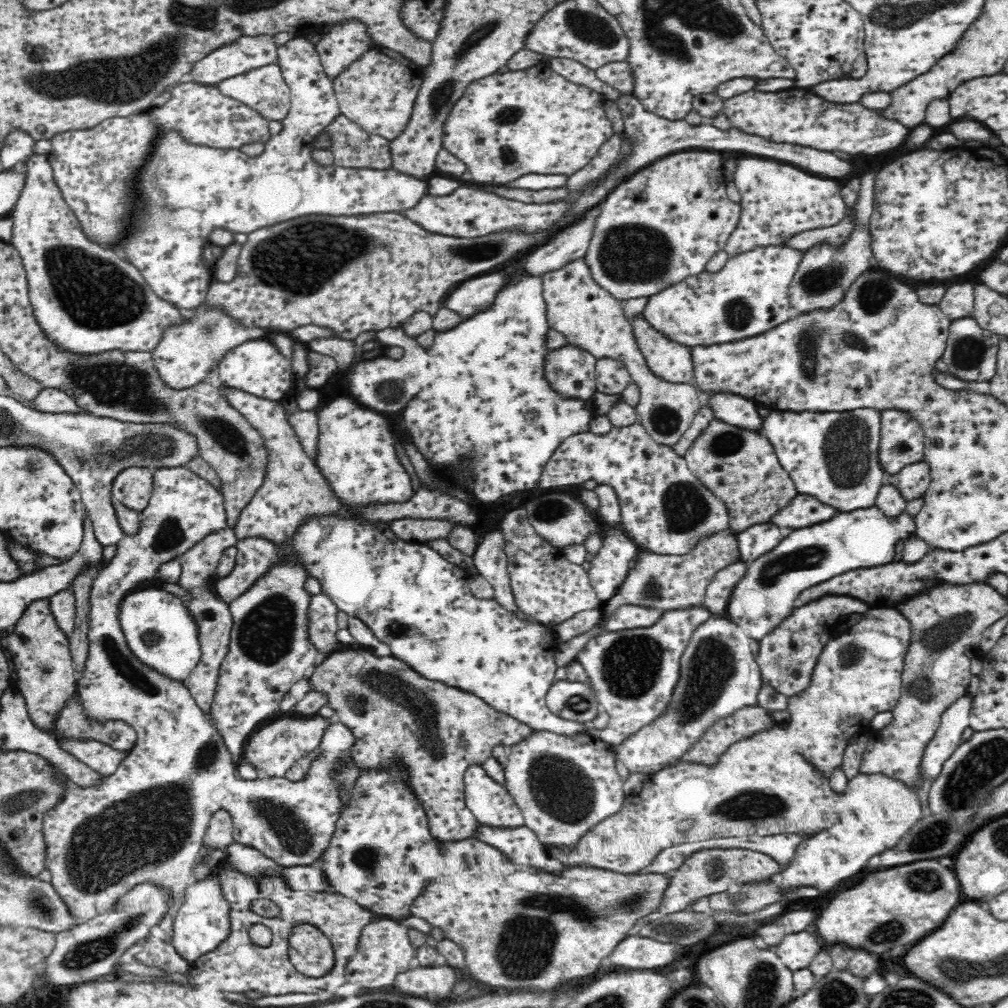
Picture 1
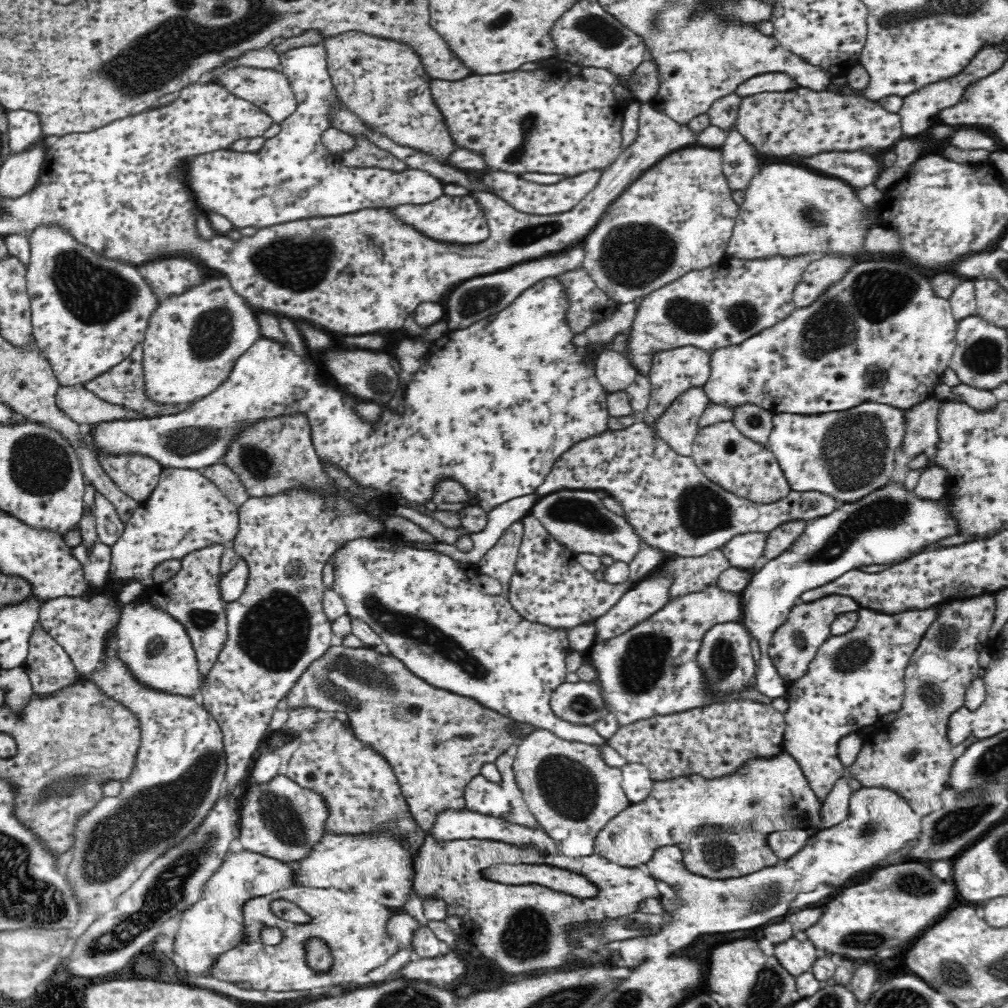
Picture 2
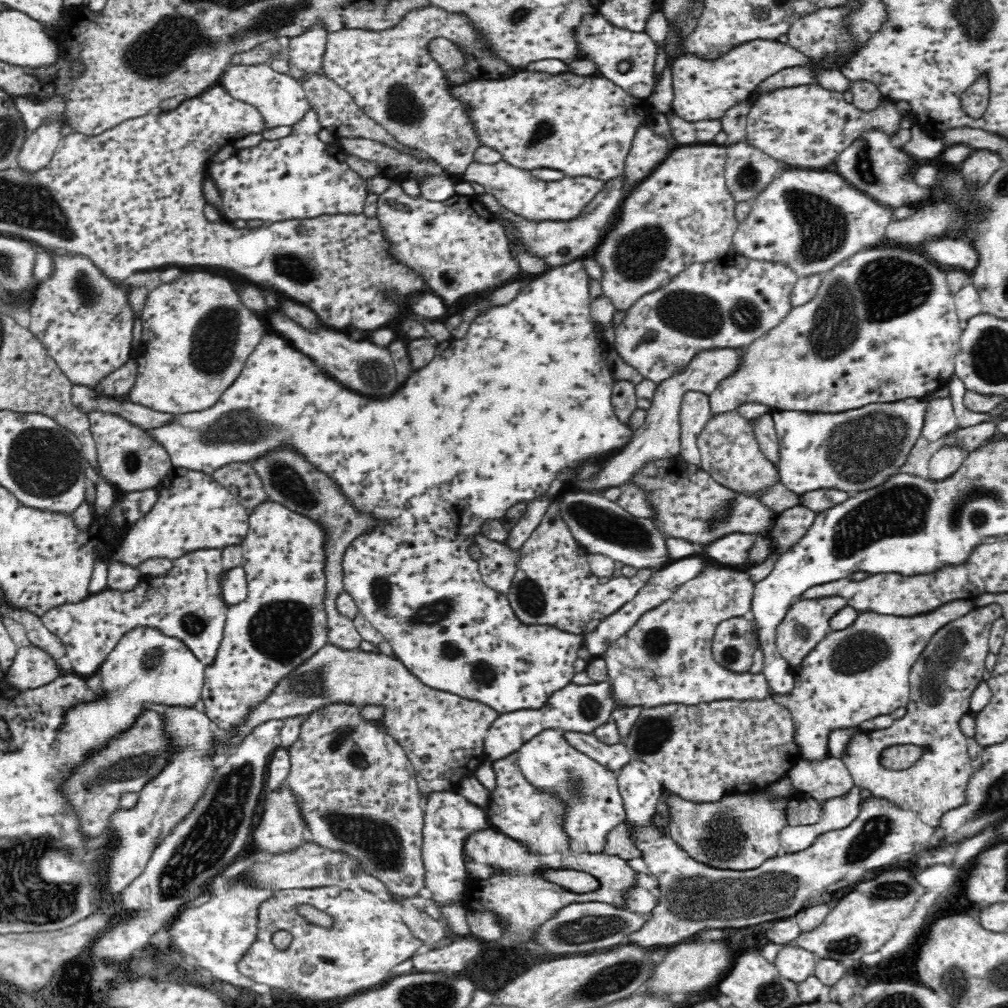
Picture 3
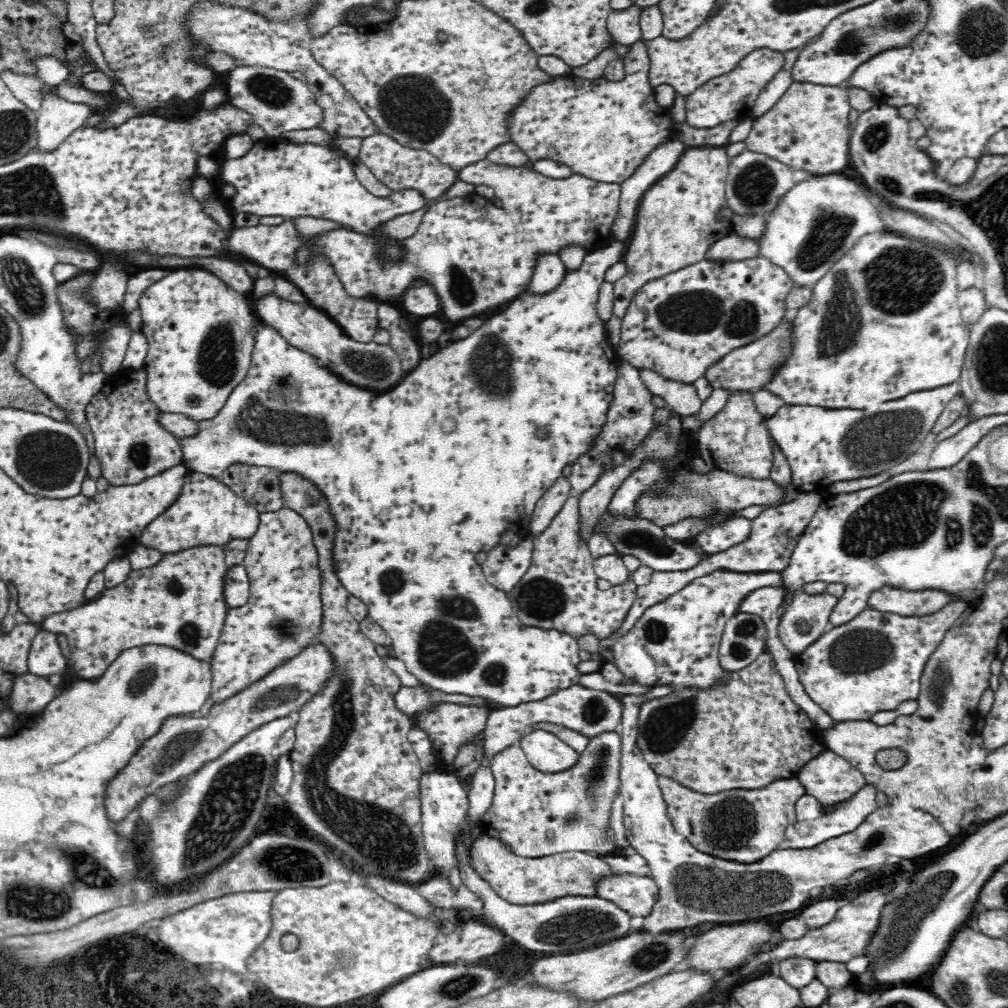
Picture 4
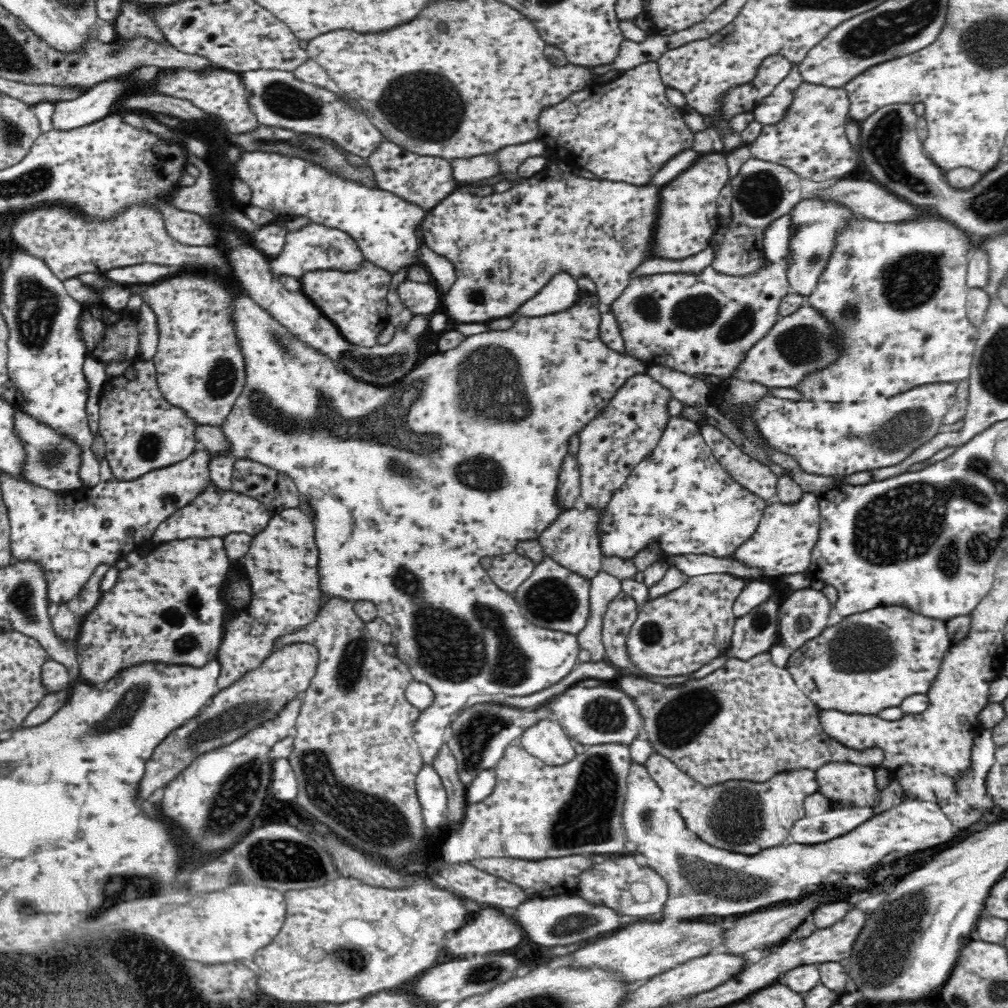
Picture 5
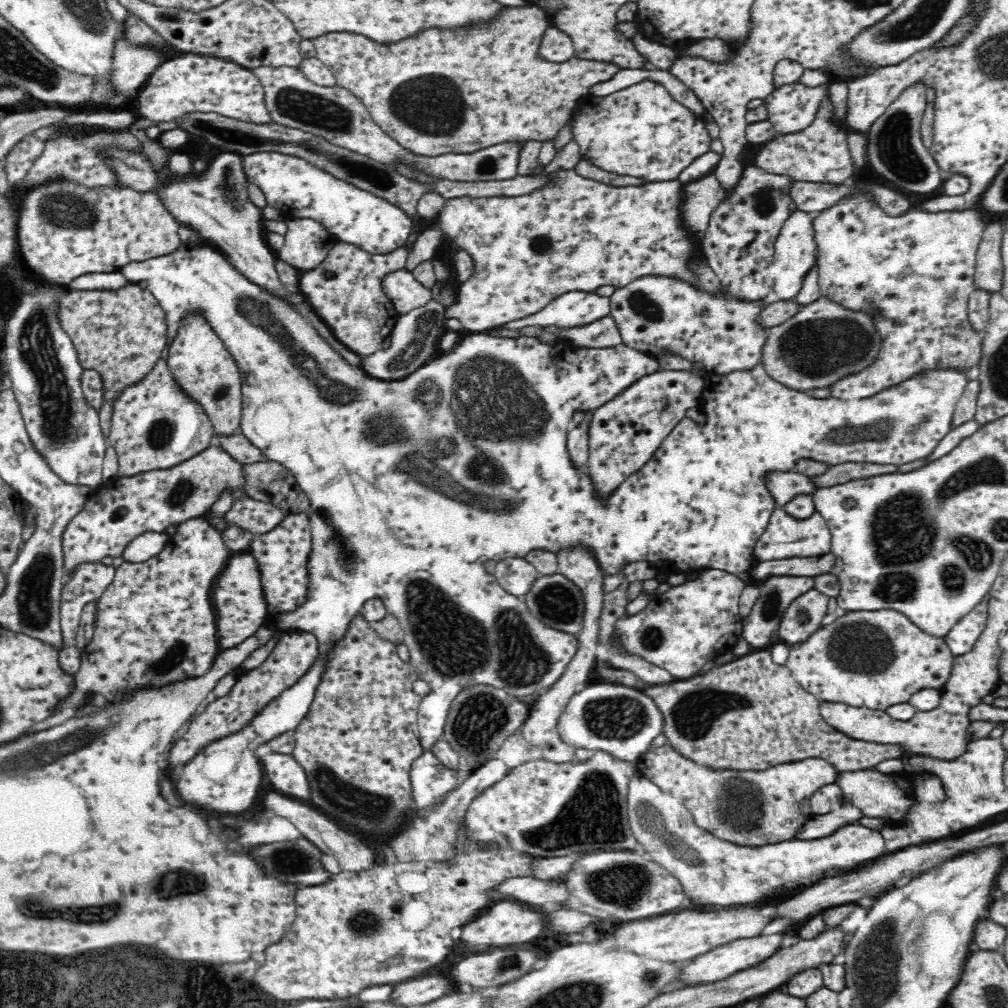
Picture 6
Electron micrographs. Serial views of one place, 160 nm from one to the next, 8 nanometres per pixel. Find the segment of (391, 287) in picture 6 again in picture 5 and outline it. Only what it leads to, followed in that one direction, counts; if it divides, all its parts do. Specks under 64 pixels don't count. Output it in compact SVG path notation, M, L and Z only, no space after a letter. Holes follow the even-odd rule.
M404 280L397 288L398 296L414 315L433 314L441 309L441 293L436 290L432 282L426 284Z

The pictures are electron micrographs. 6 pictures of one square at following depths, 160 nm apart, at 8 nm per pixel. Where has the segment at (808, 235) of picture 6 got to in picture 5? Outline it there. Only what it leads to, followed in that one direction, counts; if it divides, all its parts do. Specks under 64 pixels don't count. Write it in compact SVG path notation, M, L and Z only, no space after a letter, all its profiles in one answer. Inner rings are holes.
M787 215L775 218L766 225L762 235L762 248L766 259L778 263L782 269L787 270L787 240L791 235L791 222Z

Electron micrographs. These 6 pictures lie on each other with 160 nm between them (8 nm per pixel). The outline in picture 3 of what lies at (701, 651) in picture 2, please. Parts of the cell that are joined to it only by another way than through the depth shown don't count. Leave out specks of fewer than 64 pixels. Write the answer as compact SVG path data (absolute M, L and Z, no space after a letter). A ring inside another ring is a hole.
M750 616L722 621L715 630L711 642L712 659L720 667L734 673L747 673L753 664L754 651L759 647L755 622Z

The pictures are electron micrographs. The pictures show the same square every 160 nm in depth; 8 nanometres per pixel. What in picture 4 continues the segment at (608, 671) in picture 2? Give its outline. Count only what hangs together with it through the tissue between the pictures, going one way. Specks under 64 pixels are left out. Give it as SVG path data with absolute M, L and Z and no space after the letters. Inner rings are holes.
M718 569L695 578L673 596L647 608L628 634L614 642L610 648L613 664L629 684L644 688L668 686L672 690L697 688L706 692L726 684L730 671L722 668L719 660L719 642L726 621L754 590L780 584L779 572Z

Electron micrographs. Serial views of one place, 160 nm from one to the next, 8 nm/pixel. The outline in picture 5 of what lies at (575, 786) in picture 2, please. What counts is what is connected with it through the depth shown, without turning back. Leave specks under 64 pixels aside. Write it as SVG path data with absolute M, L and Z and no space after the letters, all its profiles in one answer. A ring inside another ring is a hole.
M551 714L525 730L517 743L548 766L562 766L572 762L576 756L570 736L566 735Z

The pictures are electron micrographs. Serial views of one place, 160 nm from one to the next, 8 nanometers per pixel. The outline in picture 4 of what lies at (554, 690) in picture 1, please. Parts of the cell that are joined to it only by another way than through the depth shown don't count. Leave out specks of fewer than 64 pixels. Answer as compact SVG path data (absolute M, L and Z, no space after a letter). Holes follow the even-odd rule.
M579 684L566 687L538 702L528 702L512 708L491 711L483 730L483 756L487 760L510 746L518 745L522 737L536 729L536 724L556 724L590 738L601 732L614 731L622 714L618 696L602 690L594 690Z

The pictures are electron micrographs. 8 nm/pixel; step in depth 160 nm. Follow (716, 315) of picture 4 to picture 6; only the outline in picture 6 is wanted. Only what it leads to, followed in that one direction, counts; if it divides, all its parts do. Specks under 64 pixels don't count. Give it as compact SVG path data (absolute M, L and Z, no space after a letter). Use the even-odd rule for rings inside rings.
M644 275L630 282L624 288L618 288L609 297L610 316L619 328L623 343L642 354L658 359L662 354L673 354L694 364L705 366L715 374L748 372L760 362L763 342L766 342L768 330L761 326L759 315L770 303L771 297L764 299L740 299L728 295L721 288L713 293L708 289L697 288L690 281L670 275Z

